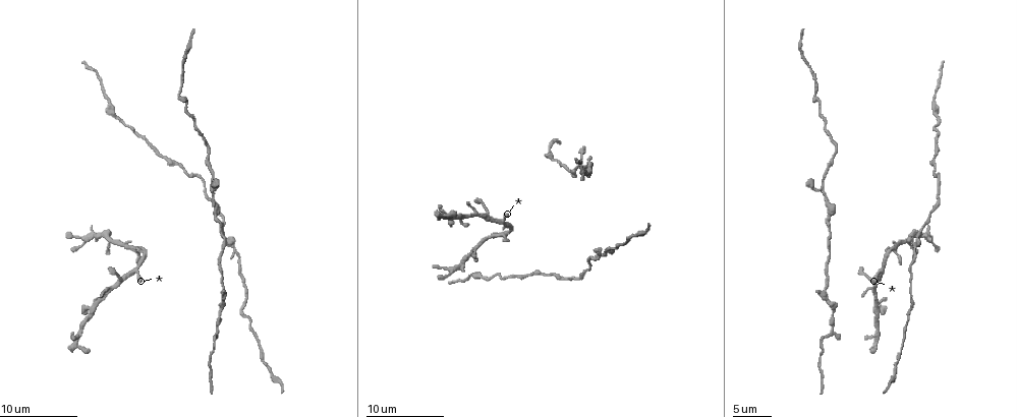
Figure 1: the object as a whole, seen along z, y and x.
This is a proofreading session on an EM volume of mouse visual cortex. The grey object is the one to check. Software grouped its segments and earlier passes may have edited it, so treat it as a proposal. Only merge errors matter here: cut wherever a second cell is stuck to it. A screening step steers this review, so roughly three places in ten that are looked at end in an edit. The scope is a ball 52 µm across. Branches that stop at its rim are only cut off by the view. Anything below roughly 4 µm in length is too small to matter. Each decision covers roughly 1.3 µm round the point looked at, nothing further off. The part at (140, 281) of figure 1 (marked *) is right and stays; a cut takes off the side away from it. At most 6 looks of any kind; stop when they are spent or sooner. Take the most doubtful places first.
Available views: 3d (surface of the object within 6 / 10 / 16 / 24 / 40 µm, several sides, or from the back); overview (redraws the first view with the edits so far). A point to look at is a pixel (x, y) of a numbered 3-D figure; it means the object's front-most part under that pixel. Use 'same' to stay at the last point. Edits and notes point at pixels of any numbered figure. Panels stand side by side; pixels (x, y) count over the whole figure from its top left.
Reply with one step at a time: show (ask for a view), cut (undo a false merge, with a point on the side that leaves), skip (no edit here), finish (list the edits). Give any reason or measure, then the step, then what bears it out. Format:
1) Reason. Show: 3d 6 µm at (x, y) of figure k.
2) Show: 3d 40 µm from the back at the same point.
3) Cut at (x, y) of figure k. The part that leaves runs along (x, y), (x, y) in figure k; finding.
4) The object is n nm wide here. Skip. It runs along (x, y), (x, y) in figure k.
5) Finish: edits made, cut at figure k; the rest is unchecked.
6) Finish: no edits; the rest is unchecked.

Show: 3d 10 µm at (919, 233) of figure 1.

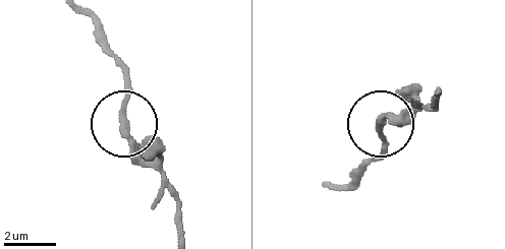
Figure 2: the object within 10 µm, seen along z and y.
Skip. One cell here.

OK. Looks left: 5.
Show: 3d 6 µm at (499, 223) of figure 1.

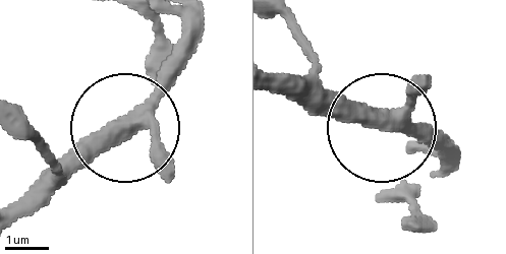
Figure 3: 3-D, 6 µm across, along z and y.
3 arms meet here. Skip. One cell here.

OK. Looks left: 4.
Show: 3d 10 µm at (222, 307) of figure 1.

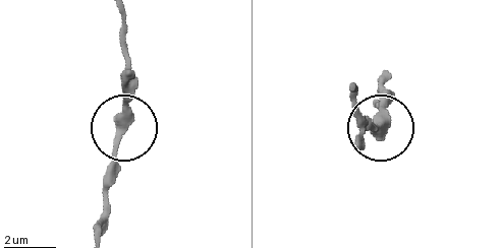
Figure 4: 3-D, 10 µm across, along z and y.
Skip. All the same cell.

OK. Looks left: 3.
Finish: no edits; the rest is unchecked.

